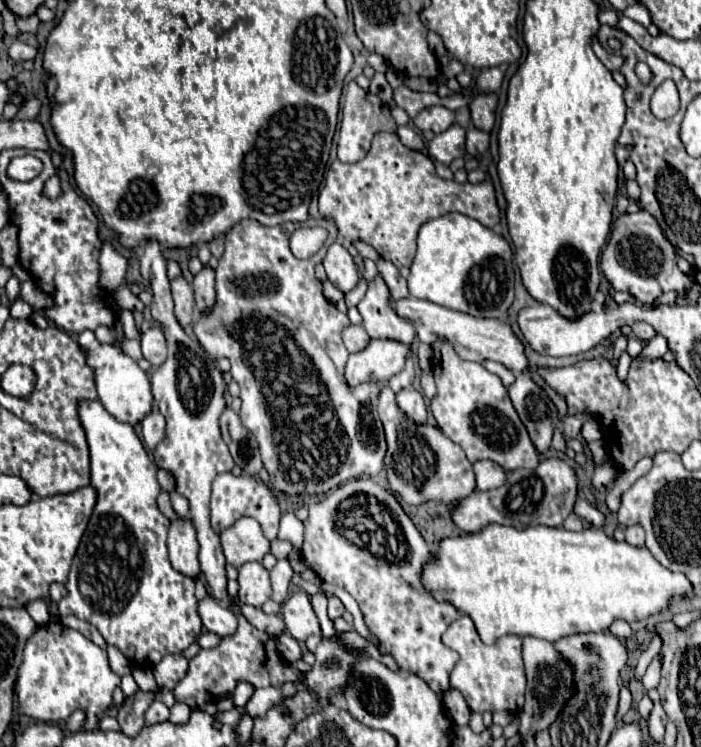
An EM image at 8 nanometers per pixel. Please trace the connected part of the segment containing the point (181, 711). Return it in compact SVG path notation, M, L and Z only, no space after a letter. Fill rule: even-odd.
M176 701L174 707L170 707L170 719L172 723L186 723L190 717L190 707L186 703Z

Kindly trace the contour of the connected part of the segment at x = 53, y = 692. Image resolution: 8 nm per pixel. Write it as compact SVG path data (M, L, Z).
M48 621L40 625L24 647L22 665L14 683L14 707L20 715L44 723L66 721L76 709L86 713L84 731L96 731L98 721L110 711L114 687L120 683L120 675L110 669L108 653L86 639L82 633L62 627L60 621Z

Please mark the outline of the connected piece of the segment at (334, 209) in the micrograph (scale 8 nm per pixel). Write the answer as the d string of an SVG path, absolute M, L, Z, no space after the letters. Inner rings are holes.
M378 133L372 139L372 149L358 163L346 165L346 163L334 161L326 173L326 187L320 193L320 215L324 219L332 219L336 223L338 233L344 239L368 241L384 259L392 261L396 267L412 265L414 255L416 255L416 235L418 235L420 225L430 219L436 219L440 215L446 215L450 211L464 213L464 215L480 221L484 227L494 227L500 221L500 209L496 205L494 185L490 181L472 185L472 183L456 183L456 181L440 179L436 175L436 169L434 169L434 163L430 161L430 157L426 157L422 151L404 147L396 133Z

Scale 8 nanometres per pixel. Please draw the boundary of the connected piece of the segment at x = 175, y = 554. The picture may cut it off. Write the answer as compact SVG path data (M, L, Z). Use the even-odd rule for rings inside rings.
M190 519L172 521L168 533L168 551L170 551L170 563L178 573L190 579L198 579L200 575L198 541Z

